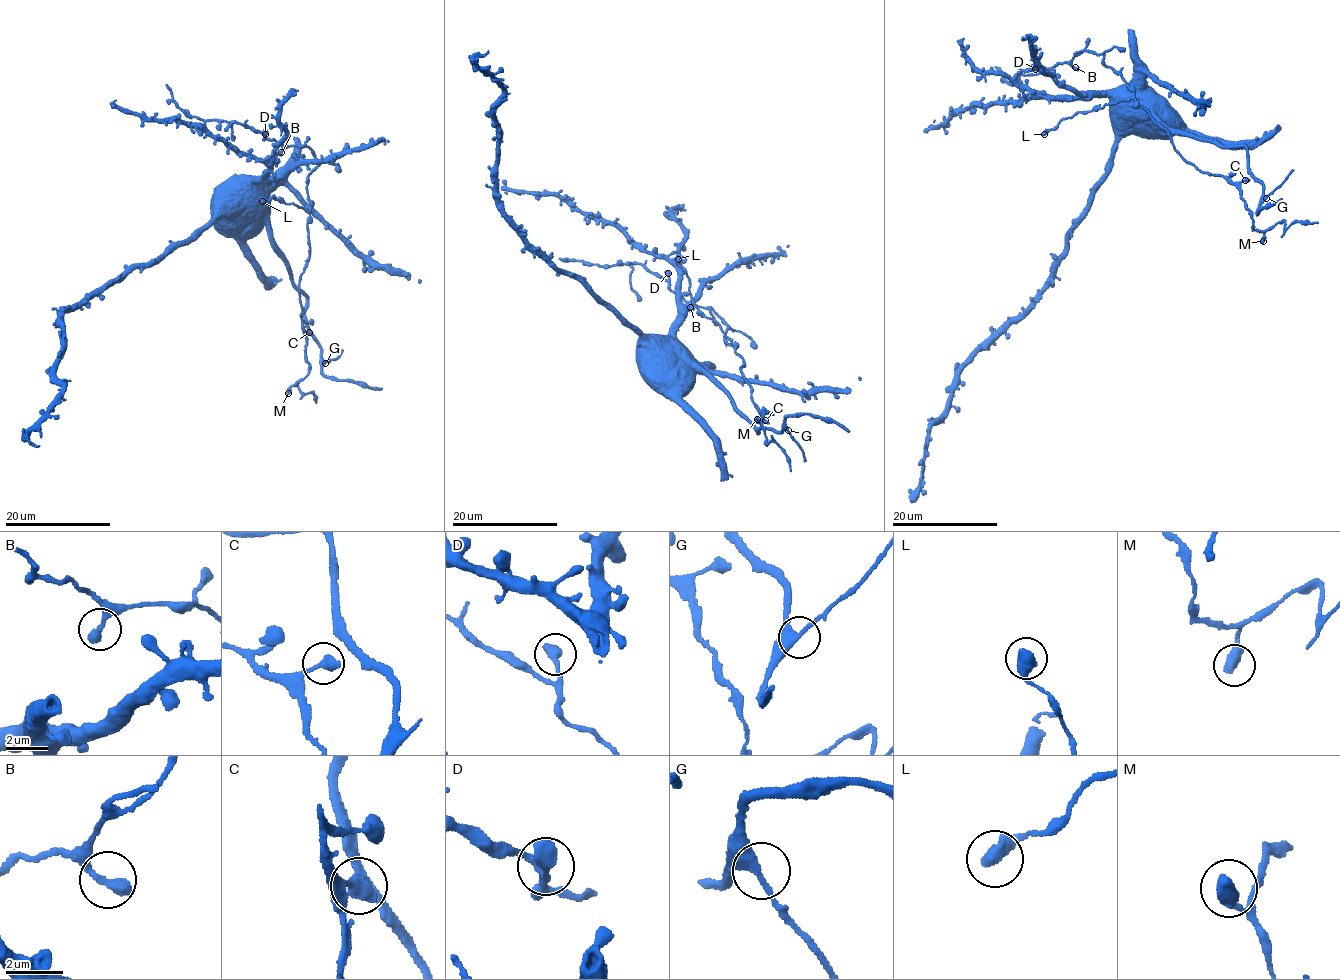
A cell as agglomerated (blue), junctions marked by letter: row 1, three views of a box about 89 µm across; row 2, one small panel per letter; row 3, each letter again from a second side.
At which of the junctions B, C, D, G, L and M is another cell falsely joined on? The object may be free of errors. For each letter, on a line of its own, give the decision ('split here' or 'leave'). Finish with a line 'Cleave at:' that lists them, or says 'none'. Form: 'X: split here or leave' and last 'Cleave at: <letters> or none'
B: split here
C: leave
D: leave
G: leave
L: leave
M: leave
Cleave at: B

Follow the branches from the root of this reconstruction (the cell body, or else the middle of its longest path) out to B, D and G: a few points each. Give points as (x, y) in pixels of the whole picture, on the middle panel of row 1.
B: (674, 348), (686, 349), (757, 433), (767, 427), (744, 359), (727, 344), (732, 329), (712, 309), (691, 308)
D: (674, 348), (686, 349), (757, 433), (767, 427), (744, 359), (727, 344), (732, 329), (674, 293), (668, 273)
G: (674, 348), (681, 345), (686, 349), (693, 366), (728, 395), (734, 410), (757, 433), (761, 426), (788, 430)

